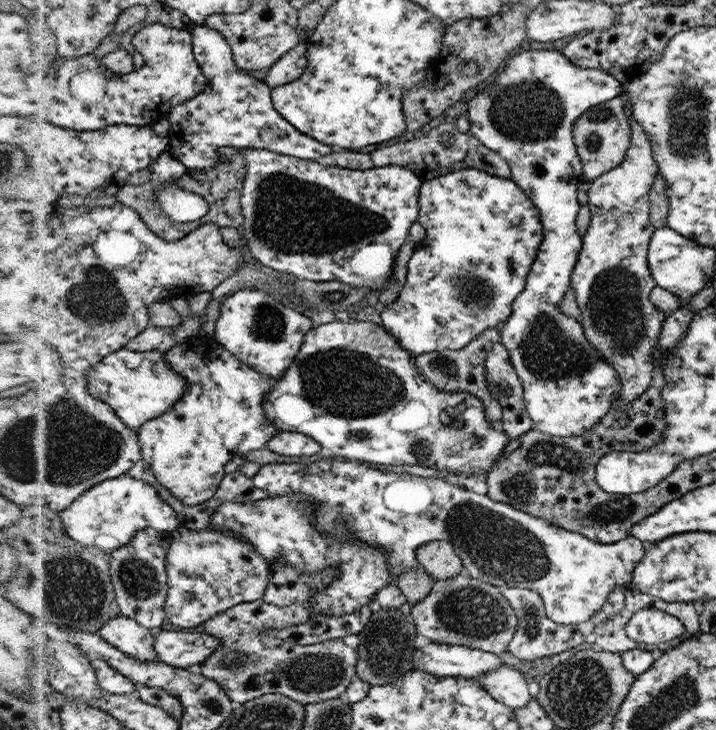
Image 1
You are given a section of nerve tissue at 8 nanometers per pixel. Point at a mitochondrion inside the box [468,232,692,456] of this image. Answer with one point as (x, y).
(614, 308)

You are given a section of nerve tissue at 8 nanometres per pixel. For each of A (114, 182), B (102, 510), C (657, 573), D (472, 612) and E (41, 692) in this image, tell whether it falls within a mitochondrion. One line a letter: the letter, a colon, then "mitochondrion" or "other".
A: other
B: other
C: other
D: mitochondrion
E: other

